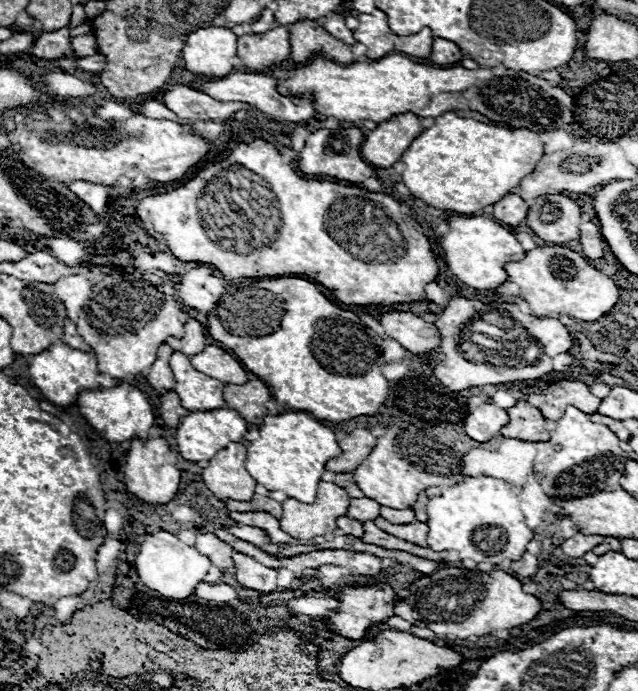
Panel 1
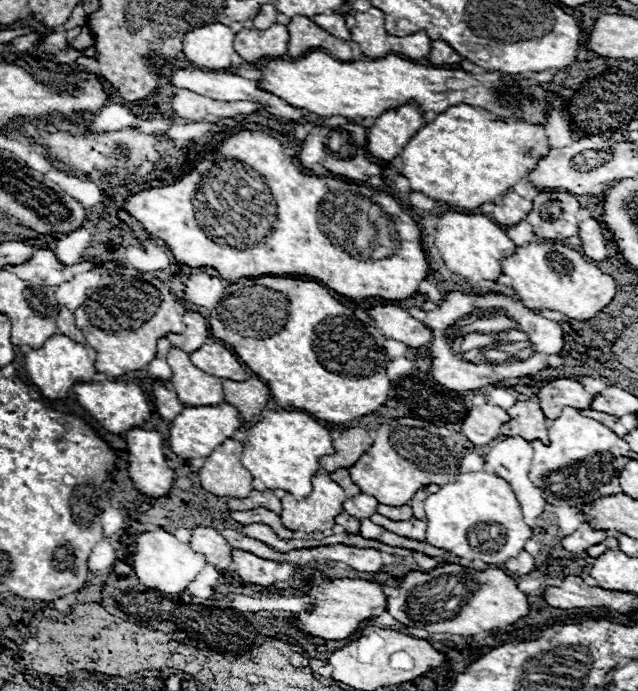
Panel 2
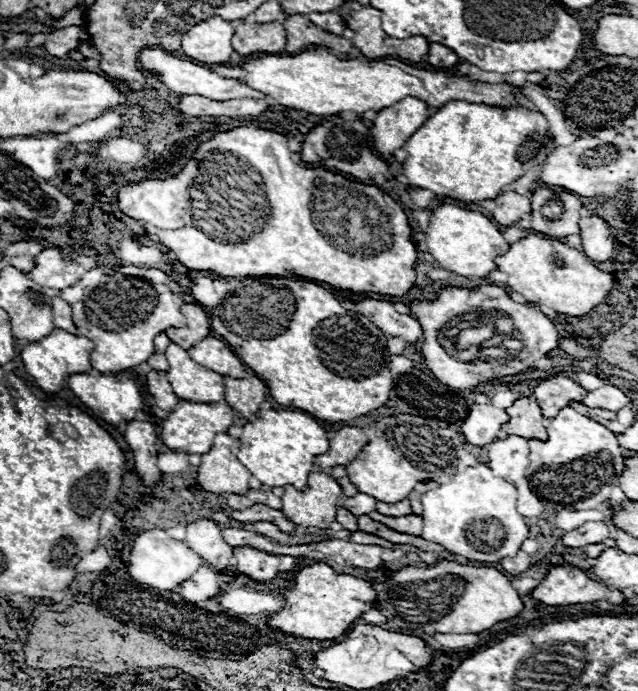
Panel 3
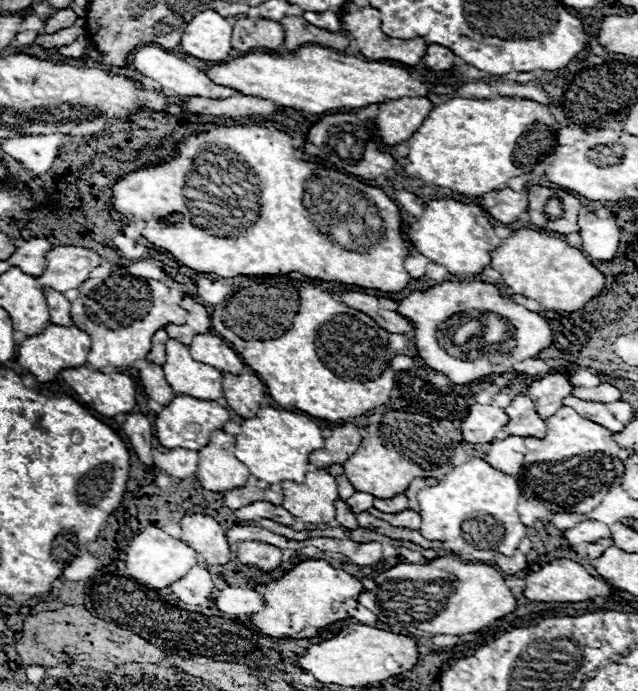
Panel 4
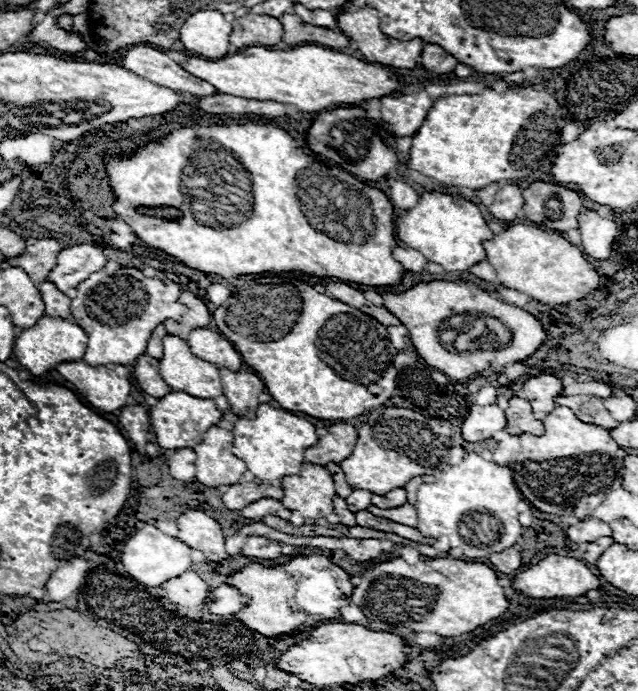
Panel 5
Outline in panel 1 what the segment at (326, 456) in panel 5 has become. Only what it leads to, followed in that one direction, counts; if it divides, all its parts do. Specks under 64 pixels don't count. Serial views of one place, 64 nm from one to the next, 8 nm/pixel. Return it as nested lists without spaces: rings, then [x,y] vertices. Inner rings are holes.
[[[366,428],[352,430],[346,438],[338,440],[342,454],[336,460],[328,460],[328,470],[332,472],[352,472],[376,446],[376,438]]]

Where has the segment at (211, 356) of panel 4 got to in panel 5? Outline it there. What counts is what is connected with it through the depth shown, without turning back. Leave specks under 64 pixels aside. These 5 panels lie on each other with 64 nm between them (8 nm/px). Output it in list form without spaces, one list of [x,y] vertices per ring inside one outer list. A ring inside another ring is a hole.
[[[194,328],[188,336],[188,346],[194,356],[202,356],[218,368],[240,370],[242,366],[242,356],[232,342],[210,328]]]

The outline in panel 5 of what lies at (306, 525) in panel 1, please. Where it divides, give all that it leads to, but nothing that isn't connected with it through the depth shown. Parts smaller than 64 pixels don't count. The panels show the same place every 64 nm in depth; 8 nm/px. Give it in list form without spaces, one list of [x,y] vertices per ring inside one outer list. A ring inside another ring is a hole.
[[[304,462],[300,474],[284,476],[280,486],[284,490],[284,506],[298,510],[304,518],[316,520],[334,512],[334,480],[324,466]]]

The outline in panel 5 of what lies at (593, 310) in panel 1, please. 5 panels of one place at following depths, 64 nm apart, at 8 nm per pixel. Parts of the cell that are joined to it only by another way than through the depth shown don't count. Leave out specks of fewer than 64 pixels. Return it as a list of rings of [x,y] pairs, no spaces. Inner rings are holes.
[[[512,224],[504,228],[504,232],[494,234],[492,240],[484,240],[484,250],[486,260],[494,266],[500,284],[524,292],[530,298],[548,306],[580,300],[588,292],[598,288],[600,282],[596,270],[592,268],[592,264],[588,264],[580,248],[572,246],[558,232]]]

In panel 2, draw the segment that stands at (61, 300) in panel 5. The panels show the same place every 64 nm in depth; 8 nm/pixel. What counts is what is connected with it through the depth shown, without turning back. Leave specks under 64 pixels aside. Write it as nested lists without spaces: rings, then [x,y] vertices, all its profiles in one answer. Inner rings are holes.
[[[58,304],[58,308],[60,308],[60,312],[58,312],[58,322],[56,322],[56,326],[58,326],[58,330],[62,332],[62,334],[66,334],[66,336],[70,336],[72,340],[76,340],[76,342],[84,342],[84,336],[78,332],[78,328],[76,328],[76,324],[74,324],[74,316],[72,316],[72,312],[68,310],[68,308],[64,308],[62,304]]]

